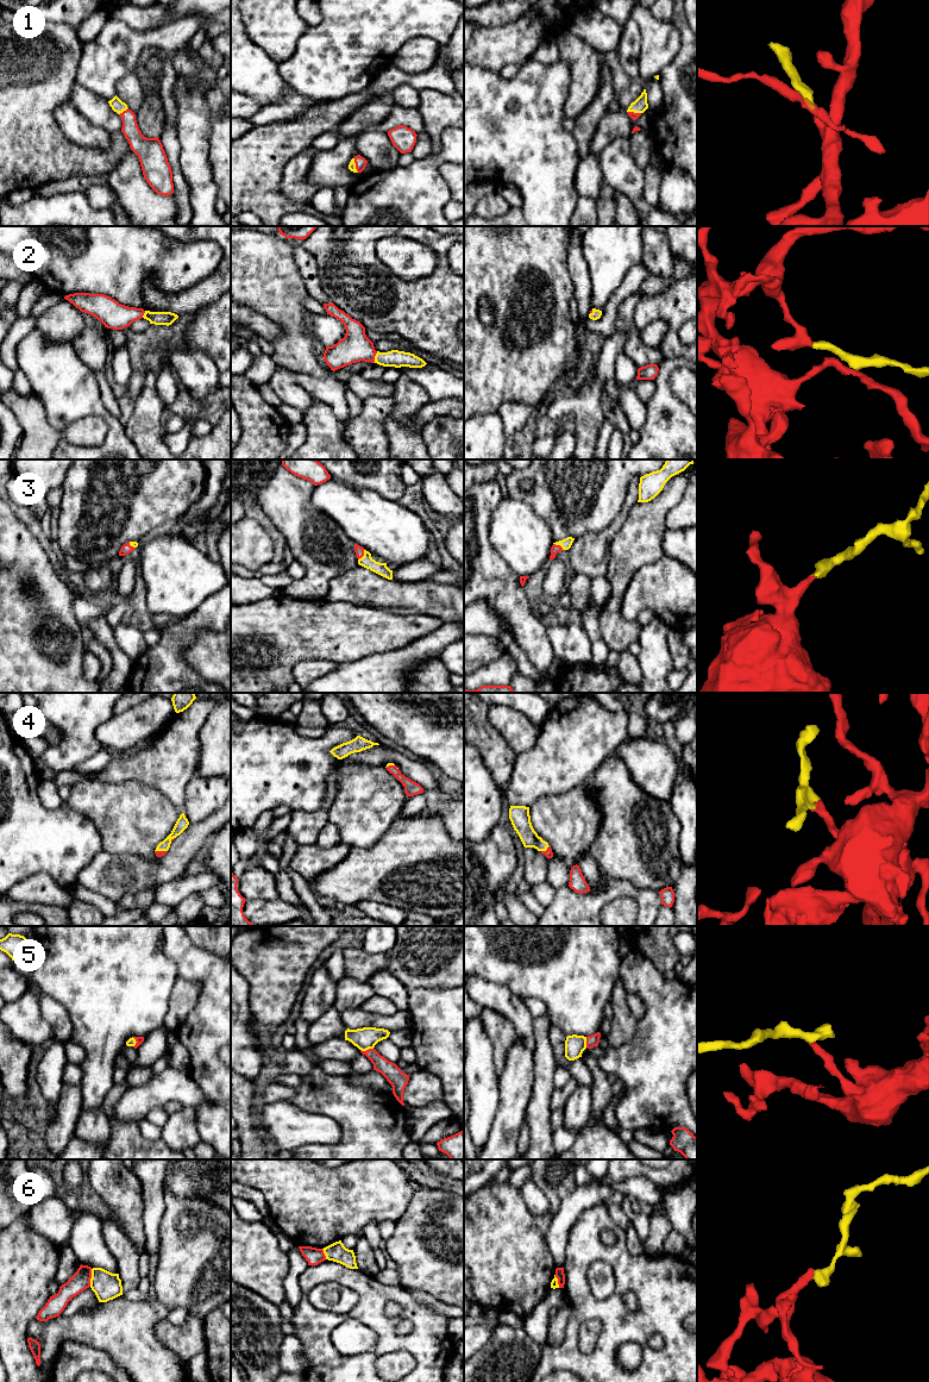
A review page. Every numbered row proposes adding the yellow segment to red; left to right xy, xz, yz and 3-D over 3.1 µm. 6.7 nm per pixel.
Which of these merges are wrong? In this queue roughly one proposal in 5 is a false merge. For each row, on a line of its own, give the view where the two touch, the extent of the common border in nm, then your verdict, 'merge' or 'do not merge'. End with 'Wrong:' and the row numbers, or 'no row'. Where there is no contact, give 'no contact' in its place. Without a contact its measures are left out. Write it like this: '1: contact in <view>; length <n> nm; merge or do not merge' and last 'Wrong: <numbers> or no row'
1: contact in xy; length 80 nm; merge
2: contact in xz; length 80 nm; merge
3: contact in xz; length 90 nm; merge
4: contact in xy; length 80 nm; merge
5: contact in xz; length 90 nm; merge
6: contact in xy; length 120 nm; do not merge
Wrong: 6

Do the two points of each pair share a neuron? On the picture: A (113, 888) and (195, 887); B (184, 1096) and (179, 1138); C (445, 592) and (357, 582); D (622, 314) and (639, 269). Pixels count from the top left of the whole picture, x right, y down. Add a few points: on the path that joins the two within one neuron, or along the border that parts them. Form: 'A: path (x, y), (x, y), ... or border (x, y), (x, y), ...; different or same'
A: border (181, 876), (164, 882), (155, 892); different
B: border (183, 1106), (193, 1107); different
C: path (424, 594), (385, 594), (378, 592); same
D: border (638, 288), (621, 302), (615, 319); different

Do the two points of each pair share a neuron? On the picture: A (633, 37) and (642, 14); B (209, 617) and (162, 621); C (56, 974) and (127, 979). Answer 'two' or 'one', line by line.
A: two
B: two
C: one

